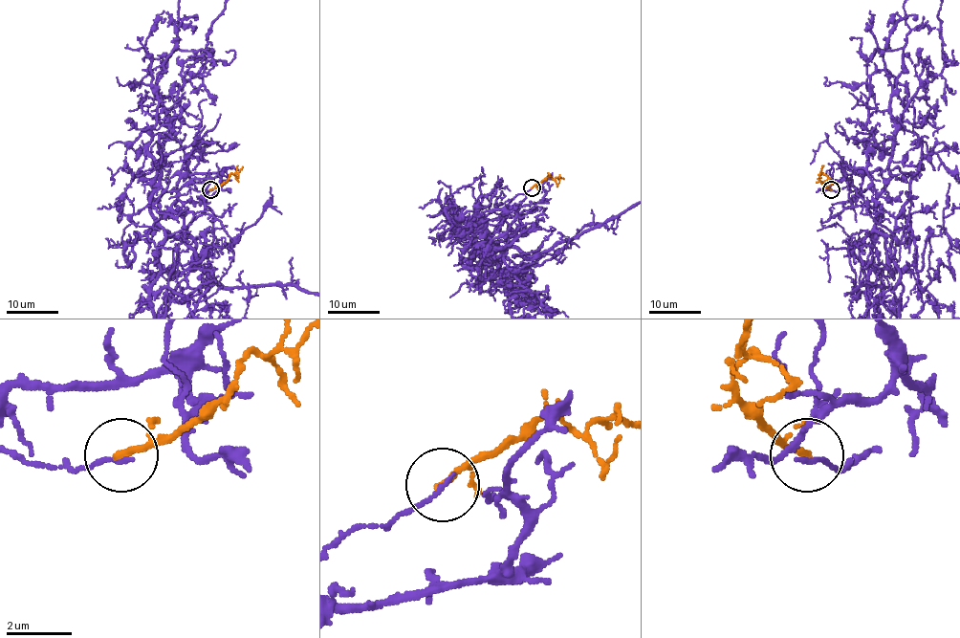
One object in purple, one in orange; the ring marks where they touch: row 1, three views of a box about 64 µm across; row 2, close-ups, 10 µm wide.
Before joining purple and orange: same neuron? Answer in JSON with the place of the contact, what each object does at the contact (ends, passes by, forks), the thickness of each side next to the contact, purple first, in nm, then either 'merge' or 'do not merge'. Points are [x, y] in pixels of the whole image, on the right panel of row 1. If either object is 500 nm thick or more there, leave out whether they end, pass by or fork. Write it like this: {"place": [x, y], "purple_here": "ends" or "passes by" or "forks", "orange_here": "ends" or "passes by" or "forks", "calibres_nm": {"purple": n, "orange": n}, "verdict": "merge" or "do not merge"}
{"place": [831, 189], "purple_here": "ends", "orange_here": "ends", "calibres_nm": {"purple": 140, "orange": 200}, "verdict": "do not merge"}

